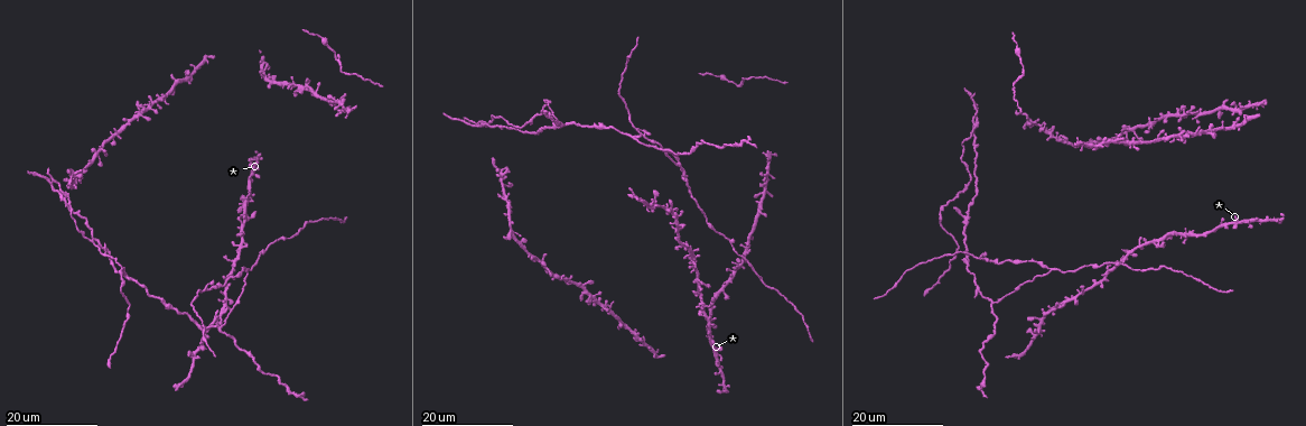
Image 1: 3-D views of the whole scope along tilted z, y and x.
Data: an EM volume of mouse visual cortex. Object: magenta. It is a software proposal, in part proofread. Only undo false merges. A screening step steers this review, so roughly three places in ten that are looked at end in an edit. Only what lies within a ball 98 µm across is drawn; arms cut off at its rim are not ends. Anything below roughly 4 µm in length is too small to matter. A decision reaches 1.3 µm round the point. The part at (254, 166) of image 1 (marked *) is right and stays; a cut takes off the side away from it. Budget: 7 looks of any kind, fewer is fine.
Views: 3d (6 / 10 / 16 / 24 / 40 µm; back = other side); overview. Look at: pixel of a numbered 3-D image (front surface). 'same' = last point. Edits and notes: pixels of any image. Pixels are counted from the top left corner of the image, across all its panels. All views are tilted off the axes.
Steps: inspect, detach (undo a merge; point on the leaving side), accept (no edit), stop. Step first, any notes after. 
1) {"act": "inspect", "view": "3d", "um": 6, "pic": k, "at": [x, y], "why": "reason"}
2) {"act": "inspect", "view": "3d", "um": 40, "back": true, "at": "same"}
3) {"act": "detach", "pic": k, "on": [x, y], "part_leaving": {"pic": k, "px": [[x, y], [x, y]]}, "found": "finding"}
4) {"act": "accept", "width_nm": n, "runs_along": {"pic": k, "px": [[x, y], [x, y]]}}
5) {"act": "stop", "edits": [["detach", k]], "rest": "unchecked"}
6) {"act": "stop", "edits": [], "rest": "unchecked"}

{"act": "inspect", "view": "3d", "um": 24, "pic": 1, "at": [240, 248]}

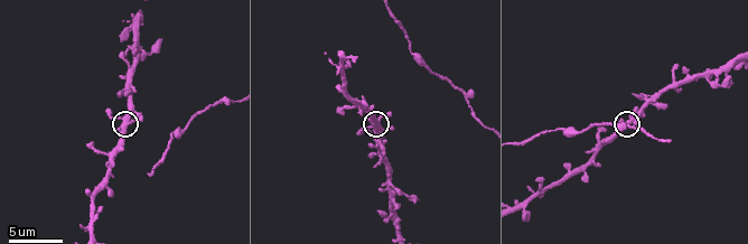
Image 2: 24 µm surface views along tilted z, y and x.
{"act": "inspect", "view": "3d", "um": 10, "pic": 2, "at": [126, 128]}

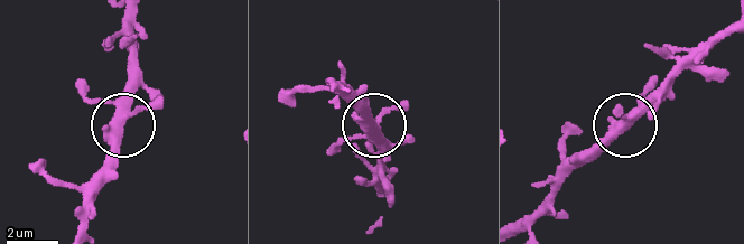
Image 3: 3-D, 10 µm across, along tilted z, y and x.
{"act": "accept", "arms": 4, "found": "all the same cell"}

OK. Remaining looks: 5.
{"act": "inspect", "view": "3d", "um": 24, "pic": 1, "at": [1052, 271]}

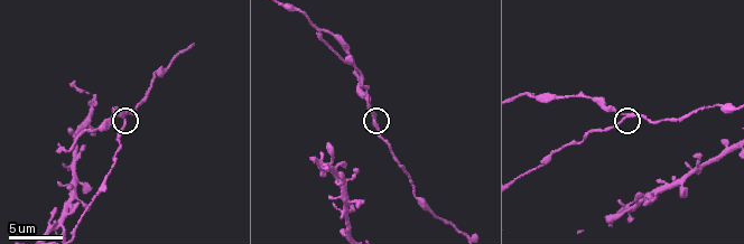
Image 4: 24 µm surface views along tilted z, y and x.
{"act": "inspect", "view": "3d", "um": 10, "pic": 4, "at": [624, 114], "why": "closer look"}

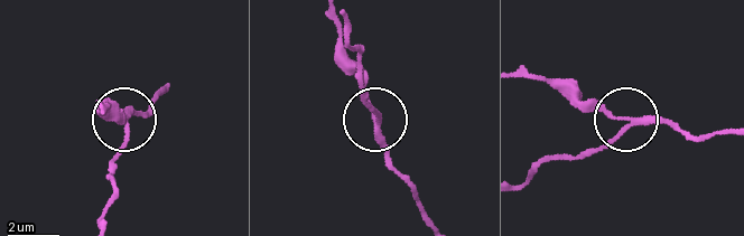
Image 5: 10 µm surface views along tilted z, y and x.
{"act": "detach", "pic": 5, "on": [120, 149], "side_arm_um": 52, "arms": 3, "found": "a second cell is stuck on"}

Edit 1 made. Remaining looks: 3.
{"act": "inspect", "view": "3d", "um": 24, "pic": 1, "at": [1237, 125], "why": "four-way junction"}

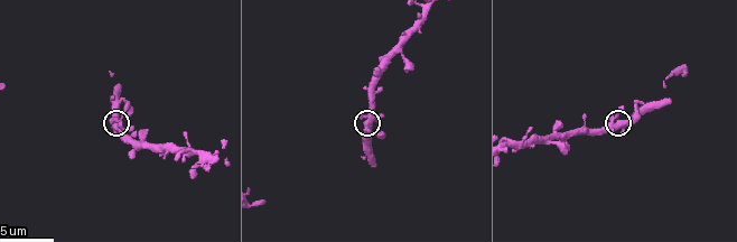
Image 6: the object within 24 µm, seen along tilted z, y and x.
{"act": "inspect", "view": "3d", "um": 10, "pic": 6, "at": [368, 126]}

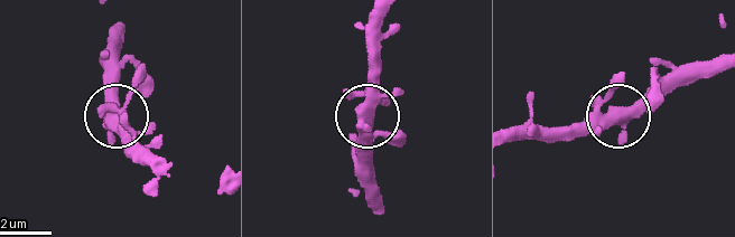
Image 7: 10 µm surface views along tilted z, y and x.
{"act": "accept", "arms": 4, "found": "all the same cell"}

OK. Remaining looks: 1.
{"act": "stop", "edits": [["detach", 5]], "rest": "unchecked"}

